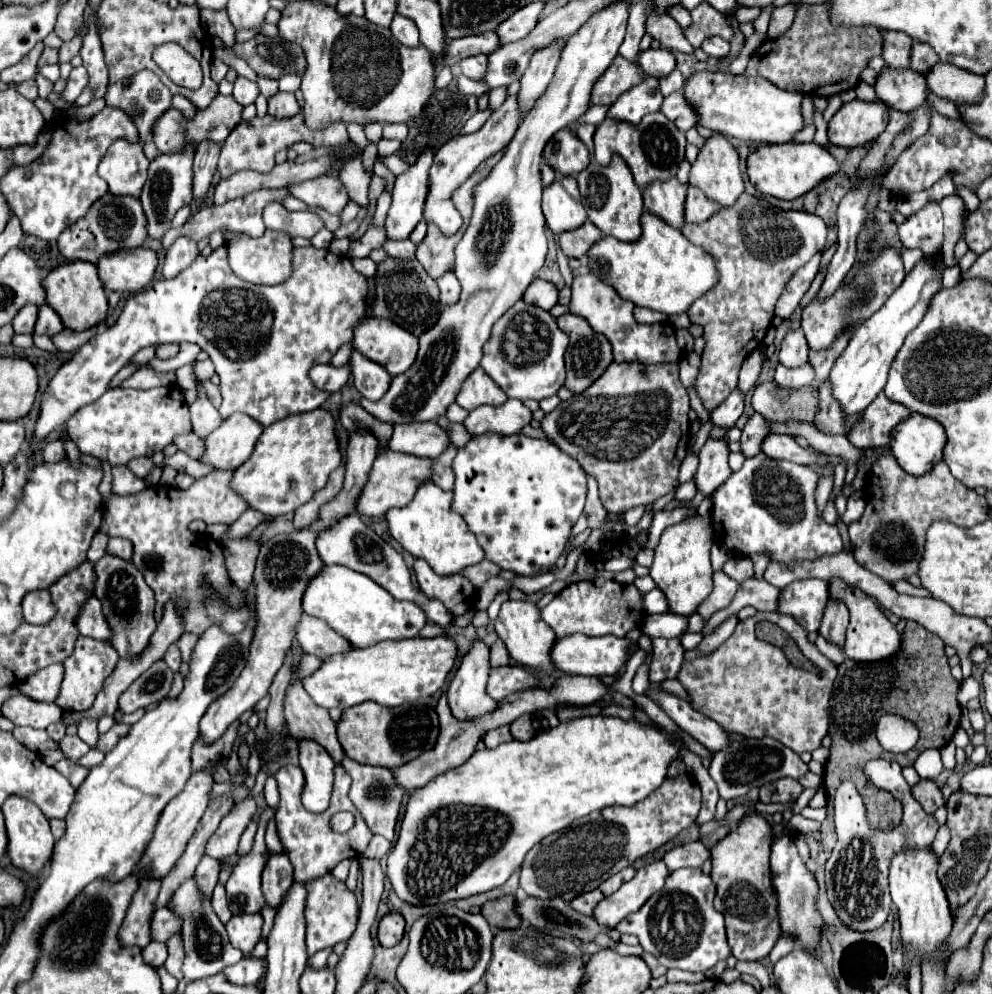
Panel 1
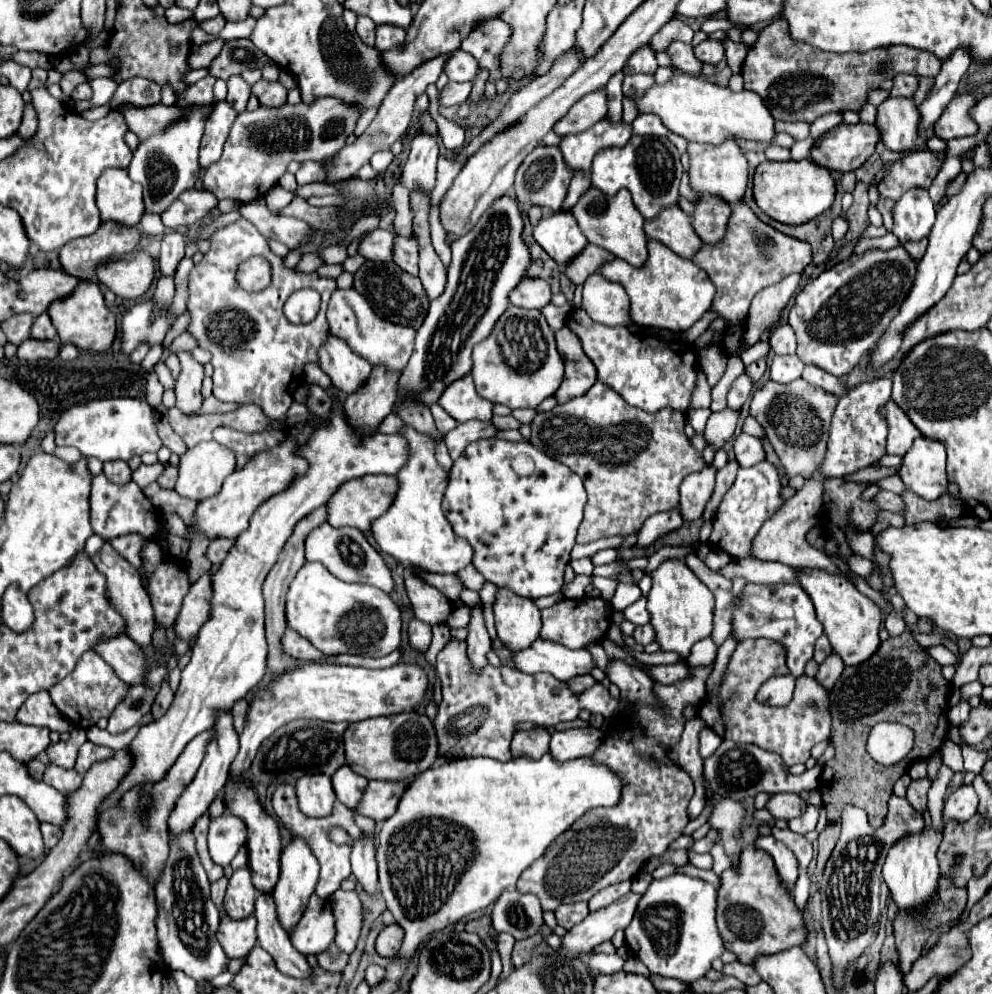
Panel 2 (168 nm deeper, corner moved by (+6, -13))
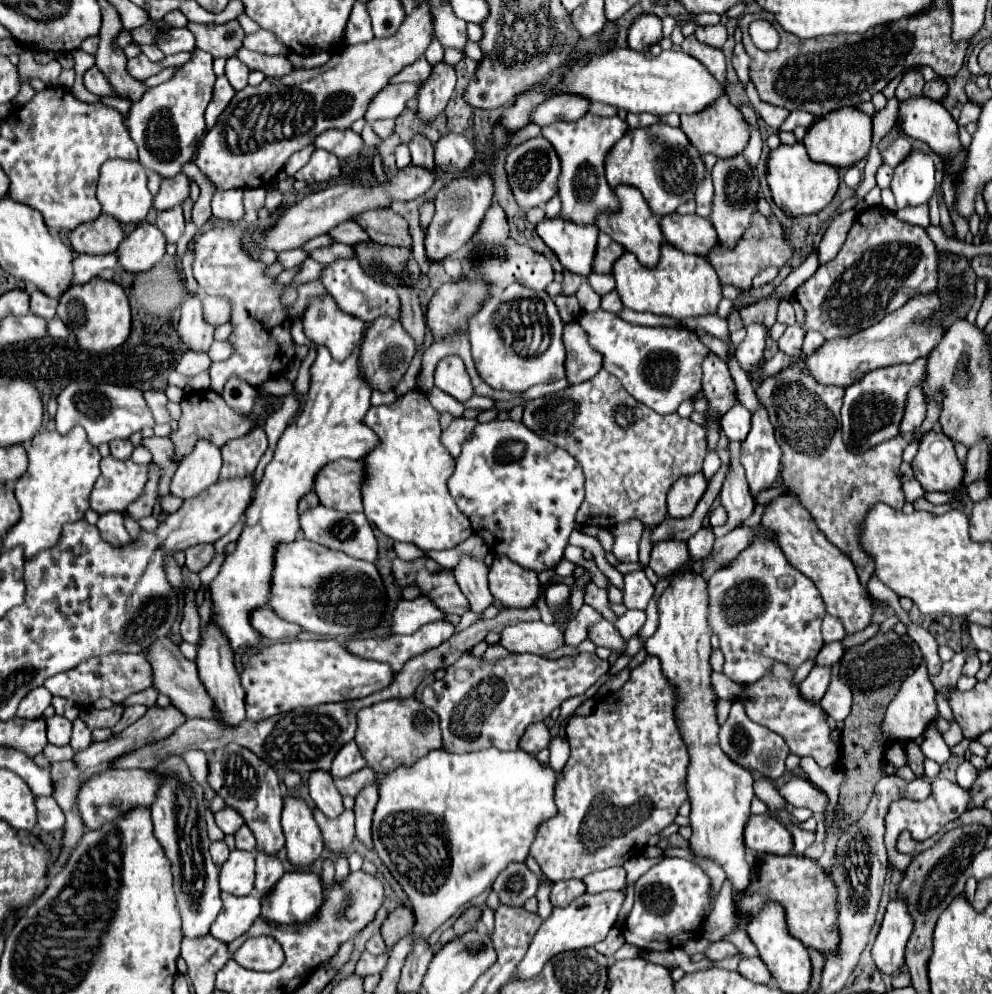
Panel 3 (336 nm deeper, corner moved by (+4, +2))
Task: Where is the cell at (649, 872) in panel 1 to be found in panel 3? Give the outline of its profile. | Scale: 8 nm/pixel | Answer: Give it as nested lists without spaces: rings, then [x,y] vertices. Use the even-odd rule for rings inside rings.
[[[608,890],[608,892],[598,892],[598,894],[582,894],[578,896],[570,906],[566,908],[554,908],[552,916],[542,922],[540,930],[536,932],[524,960],[518,964],[514,976],[516,978],[534,978],[540,974],[540,968],[556,954],[566,952],[566,950],[580,950],[580,948],[588,948],[594,946],[598,942],[602,942],[608,934],[608,930],[614,926],[616,916],[624,904],[626,892],[622,890]]]

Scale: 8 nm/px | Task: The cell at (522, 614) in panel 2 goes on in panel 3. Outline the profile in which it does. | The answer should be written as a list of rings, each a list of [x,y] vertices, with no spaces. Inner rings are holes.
[[[496,556],[490,568],[490,592],[504,608],[532,608],[540,582],[536,572],[520,568],[506,556]]]

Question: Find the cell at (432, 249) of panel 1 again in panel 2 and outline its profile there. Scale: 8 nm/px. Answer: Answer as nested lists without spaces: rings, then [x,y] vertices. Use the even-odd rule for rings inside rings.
[[[396,235],[394,239],[394,255],[392,261],[408,271],[410,275],[418,275],[418,243],[414,237],[400,237]]]

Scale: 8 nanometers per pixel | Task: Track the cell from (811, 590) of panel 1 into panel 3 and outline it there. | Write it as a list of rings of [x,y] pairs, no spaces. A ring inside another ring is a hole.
[[[756,538],[750,546],[752,548],[740,552],[738,558],[734,558],[722,570],[714,572],[708,580],[708,620],[712,630],[720,636],[720,650],[724,652],[724,674],[738,684],[750,684],[760,680],[774,660],[782,660],[792,670],[796,670],[802,662],[814,658],[824,646],[820,636],[820,624],[826,610],[814,584],[788,564],[778,544]]]

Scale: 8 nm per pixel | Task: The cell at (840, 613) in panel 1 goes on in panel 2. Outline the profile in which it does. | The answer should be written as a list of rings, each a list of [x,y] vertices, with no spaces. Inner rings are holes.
[[[830,653],[828,659],[820,665],[820,669],[818,669],[818,673],[816,673],[816,681],[818,681],[826,691],[830,691],[830,689],[834,687],[834,683],[838,681],[838,677],[842,675],[842,669],[844,669],[844,663],[842,663],[834,653]]]

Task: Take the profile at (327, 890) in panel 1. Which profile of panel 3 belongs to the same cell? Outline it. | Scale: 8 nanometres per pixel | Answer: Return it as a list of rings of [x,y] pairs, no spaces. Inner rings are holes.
[[[286,872],[282,880],[276,884],[274,892],[262,902],[262,916],[278,924],[304,924],[304,920],[316,916],[320,904],[324,904],[324,888],[322,888],[322,878],[318,874]]]

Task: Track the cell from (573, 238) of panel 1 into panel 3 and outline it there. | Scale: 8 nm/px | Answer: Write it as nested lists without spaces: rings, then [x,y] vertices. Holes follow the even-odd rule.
[[[600,232],[598,246],[596,246],[596,260],[594,260],[594,272],[600,274],[612,274],[612,264],[624,254],[624,246],[614,242],[608,234]]]

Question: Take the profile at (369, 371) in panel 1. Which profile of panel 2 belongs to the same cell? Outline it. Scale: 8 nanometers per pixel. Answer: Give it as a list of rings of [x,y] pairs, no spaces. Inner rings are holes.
[[[332,333],[318,349],[318,363],[320,369],[332,379],[332,385],[344,393],[356,391],[372,371],[372,365],[366,359],[354,353],[344,339]]]

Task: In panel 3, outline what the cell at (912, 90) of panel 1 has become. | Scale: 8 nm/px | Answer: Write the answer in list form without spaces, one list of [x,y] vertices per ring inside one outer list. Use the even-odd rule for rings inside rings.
[[[916,96],[916,98],[912,98],[912,100],[902,100],[900,106],[898,106],[898,126],[900,126],[902,134],[926,142],[926,144],[932,148],[932,152],[940,154],[942,158],[952,156],[952,166],[950,166],[950,170],[952,170],[954,176],[962,170],[966,152],[960,148],[958,124],[954,122],[954,118],[948,114],[948,110],[946,110],[940,102],[936,102],[936,100],[928,98],[928,96]]]

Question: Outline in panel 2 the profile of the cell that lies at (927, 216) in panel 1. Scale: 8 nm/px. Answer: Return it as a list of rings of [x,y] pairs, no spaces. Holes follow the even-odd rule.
[[[914,187],[894,203],[892,233],[898,235],[902,243],[920,241],[922,237],[930,235],[930,229],[934,225],[934,215],[936,209],[928,195],[928,189]]]

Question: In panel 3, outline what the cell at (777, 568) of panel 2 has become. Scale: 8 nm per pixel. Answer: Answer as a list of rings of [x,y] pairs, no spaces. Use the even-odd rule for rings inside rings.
[[[672,540],[672,542],[654,544],[648,566],[662,578],[668,572],[672,572],[672,568],[680,568],[686,562],[688,562],[688,544],[686,542],[680,544],[676,540]]]

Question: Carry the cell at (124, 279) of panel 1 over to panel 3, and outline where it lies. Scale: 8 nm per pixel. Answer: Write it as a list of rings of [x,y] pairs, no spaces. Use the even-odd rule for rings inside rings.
[[[152,224],[138,226],[130,236],[126,236],[120,242],[116,250],[118,264],[126,272],[146,272],[156,262],[160,262],[164,254],[166,254],[166,238]]]

